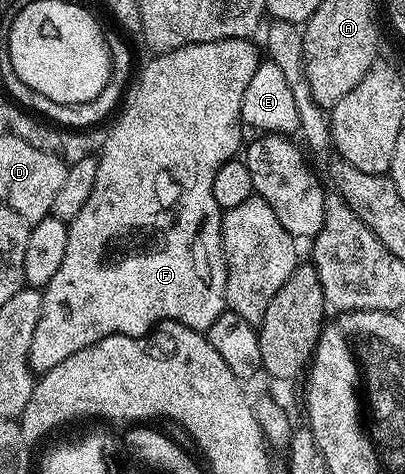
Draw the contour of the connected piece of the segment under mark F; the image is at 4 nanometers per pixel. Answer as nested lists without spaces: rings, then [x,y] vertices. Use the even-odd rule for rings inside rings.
[[[222,39],[185,45],[175,51],[164,51],[151,57],[155,59],[149,60],[144,65],[139,80],[137,80],[137,75],[134,80],[135,88],[133,88],[133,83],[126,96],[125,106],[118,112],[119,120],[112,126],[110,125],[108,140],[105,141],[103,150],[97,155],[99,164],[97,165],[97,181],[93,181],[93,193],[89,193],[89,201],[85,201],[81,213],[77,213],[77,217],[71,220],[67,228],[69,245],[65,245],[65,258],[61,260],[61,269],[53,273],[53,277],[43,291],[41,317],[37,321],[37,329],[33,331],[33,345],[29,349],[32,371],[42,373],[53,369],[61,365],[65,357],[73,357],[73,353],[110,335],[139,337],[147,334],[152,327],[158,327],[159,324],[168,321],[206,333],[209,325],[213,325],[213,321],[221,317],[227,305],[225,297],[227,266],[223,256],[223,216],[217,201],[213,201],[213,177],[217,177],[217,169],[221,169],[221,165],[225,165],[240,154],[241,144],[244,142],[245,124],[241,117],[241,101],[245,98],[245,88],[253,78],[253,73],[257,73],[261,62],[260,48],[255,48],[253,44],[251,39]]]

